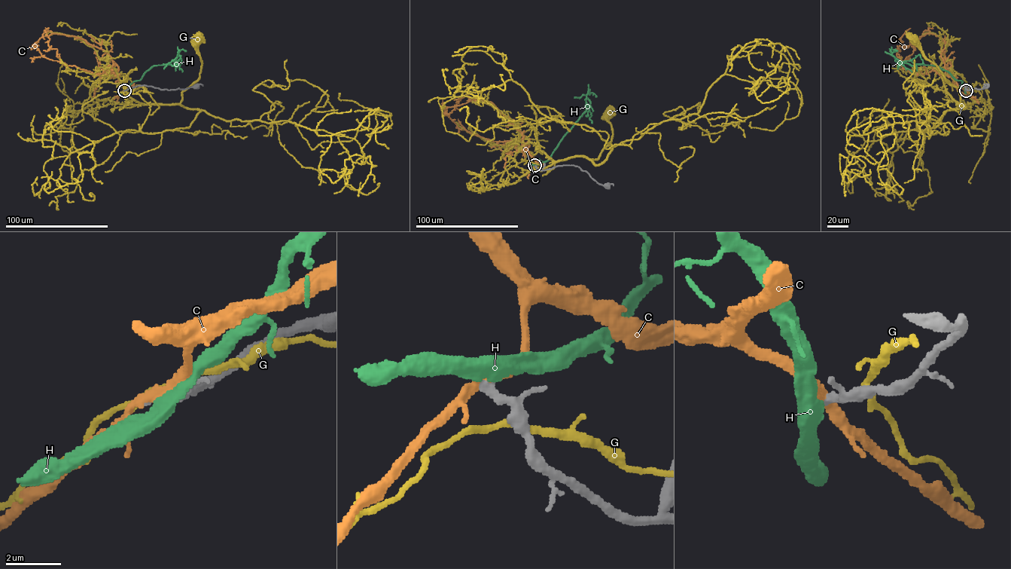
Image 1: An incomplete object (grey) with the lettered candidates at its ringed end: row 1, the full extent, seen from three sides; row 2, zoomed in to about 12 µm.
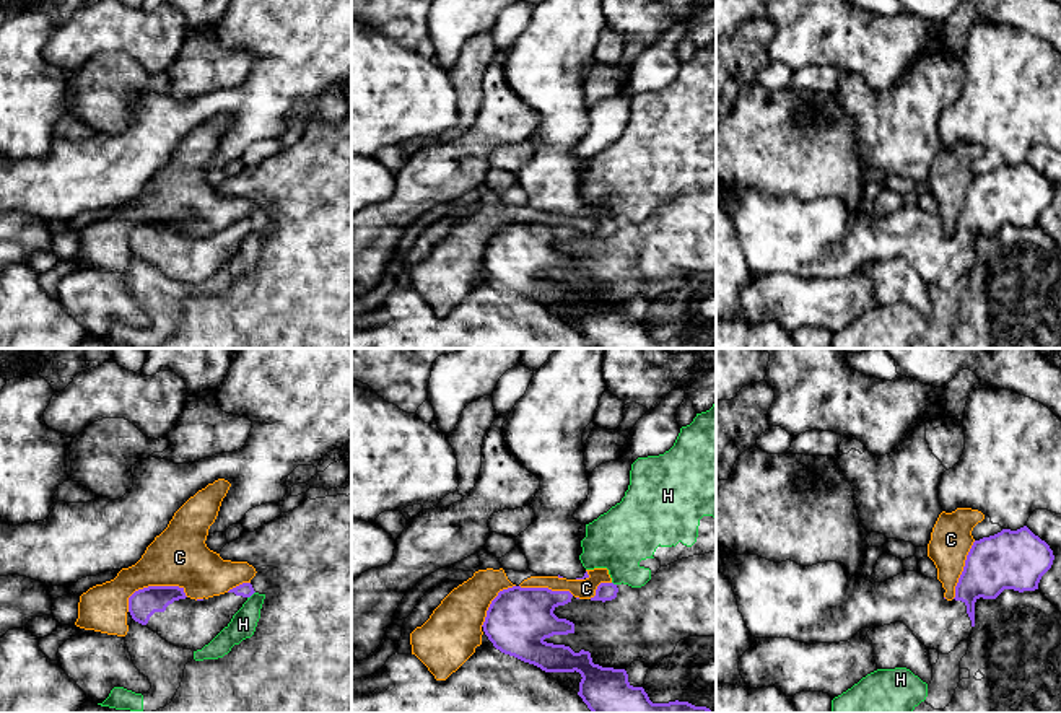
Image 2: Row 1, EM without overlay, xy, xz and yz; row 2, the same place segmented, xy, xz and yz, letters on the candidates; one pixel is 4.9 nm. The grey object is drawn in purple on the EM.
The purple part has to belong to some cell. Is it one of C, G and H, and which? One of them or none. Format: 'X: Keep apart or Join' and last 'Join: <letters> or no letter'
C: Keep apart
G: Keep apart
H: Keep apart
Join: no letter

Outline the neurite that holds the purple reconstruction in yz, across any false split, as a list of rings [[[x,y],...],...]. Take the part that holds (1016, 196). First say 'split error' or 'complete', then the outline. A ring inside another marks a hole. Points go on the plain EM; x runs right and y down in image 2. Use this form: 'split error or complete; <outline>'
split error; [[[1027,161],[1017,166],[1002,164],[973,177],[955,221],[955,233],[947,236],[942,218],[919,207],[903,207],[875,218],[871,212],[849,210],[836,197],[801,202],[791,195],[775,199],[758,190],[736,190],[723,181],[719,186],[724,194],[723,210],[732,220],[739,247],[755,273],[791,273],[807,280],[840,278],[851,275],[861,264],[902,257],[928,285],[942,290],[949,290],[971,270],[975,238],[980,233],[996,234],[1004,225],[1035,226],[1054,195],[1050,181]]]

